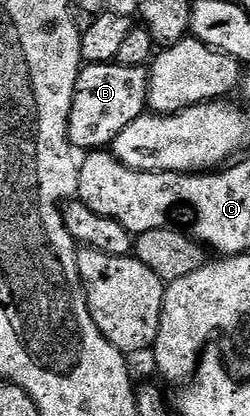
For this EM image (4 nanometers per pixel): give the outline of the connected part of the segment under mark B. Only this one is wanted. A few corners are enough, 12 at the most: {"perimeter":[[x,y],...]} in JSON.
{"perimeter":[[84,65],[69,112],[79,152],[148,109],[147,66]]}

